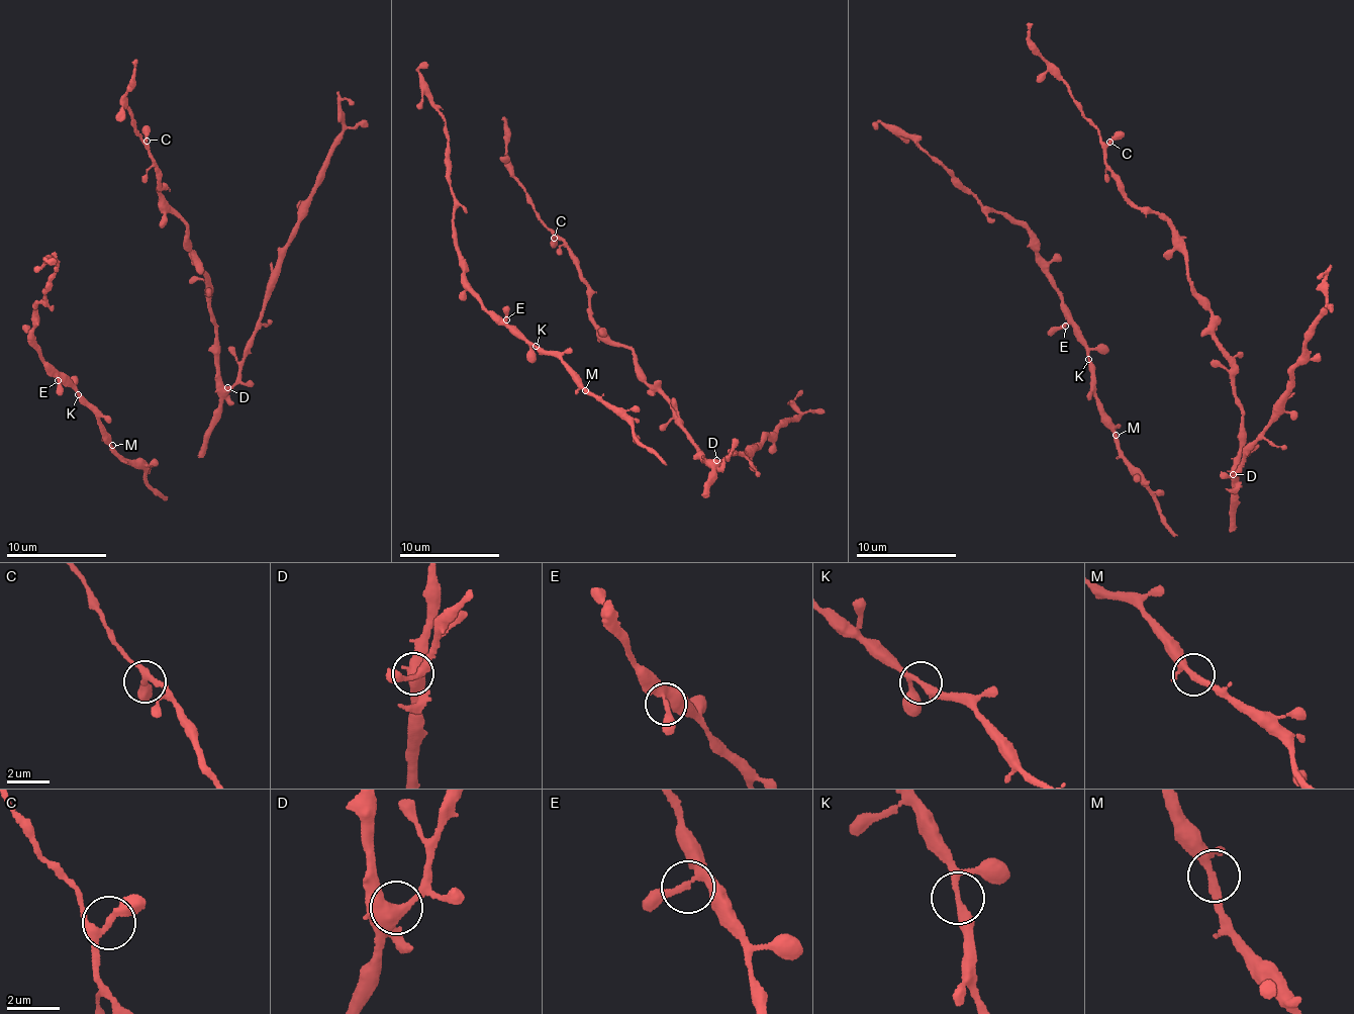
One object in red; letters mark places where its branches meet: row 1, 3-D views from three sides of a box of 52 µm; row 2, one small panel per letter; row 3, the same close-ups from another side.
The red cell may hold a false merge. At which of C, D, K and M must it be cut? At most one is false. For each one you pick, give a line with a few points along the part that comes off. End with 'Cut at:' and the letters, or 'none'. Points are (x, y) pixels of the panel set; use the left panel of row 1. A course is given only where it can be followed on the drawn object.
Cut at: none

